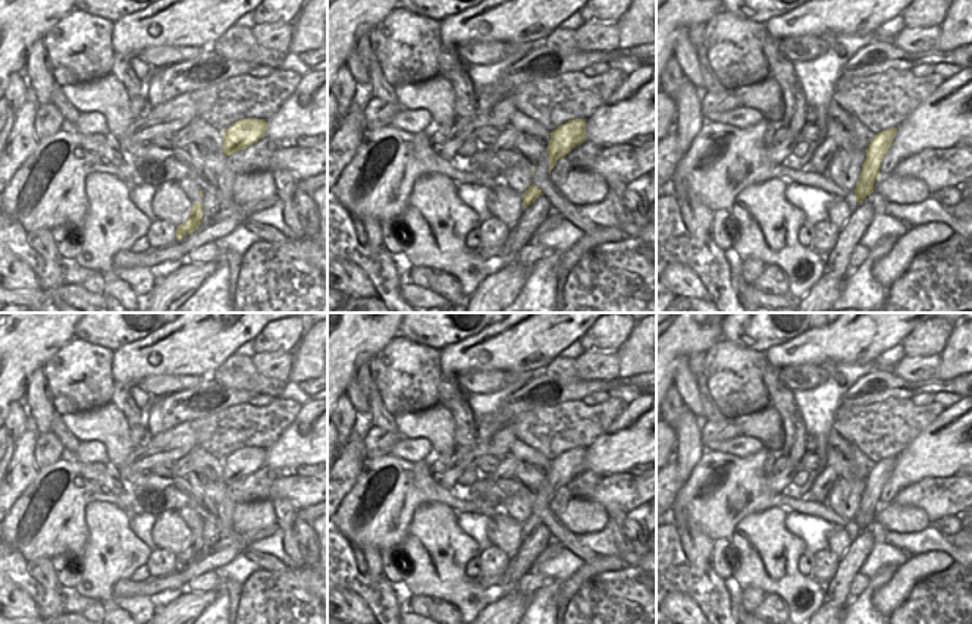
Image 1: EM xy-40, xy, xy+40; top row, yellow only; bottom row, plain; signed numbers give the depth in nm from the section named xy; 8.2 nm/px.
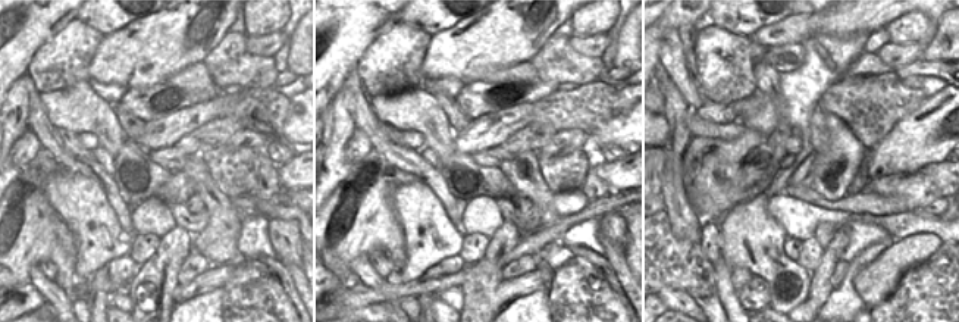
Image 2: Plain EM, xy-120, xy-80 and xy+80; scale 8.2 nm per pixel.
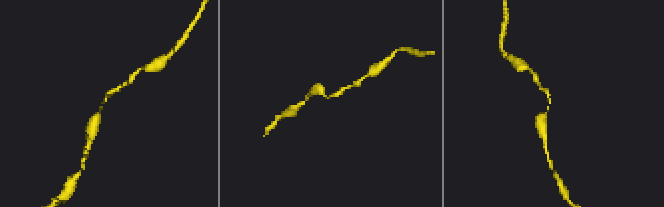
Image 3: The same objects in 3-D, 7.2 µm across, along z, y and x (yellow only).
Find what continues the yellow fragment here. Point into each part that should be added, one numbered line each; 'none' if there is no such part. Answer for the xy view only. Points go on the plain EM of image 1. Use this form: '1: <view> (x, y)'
none.

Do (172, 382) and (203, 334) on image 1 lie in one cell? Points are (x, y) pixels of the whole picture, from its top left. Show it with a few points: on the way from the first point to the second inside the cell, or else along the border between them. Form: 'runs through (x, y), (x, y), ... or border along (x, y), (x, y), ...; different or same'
border along (209, 376), (146, 376), (143, 379); different

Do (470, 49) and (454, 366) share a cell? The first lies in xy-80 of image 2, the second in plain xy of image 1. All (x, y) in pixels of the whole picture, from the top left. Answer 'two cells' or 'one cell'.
one cell

